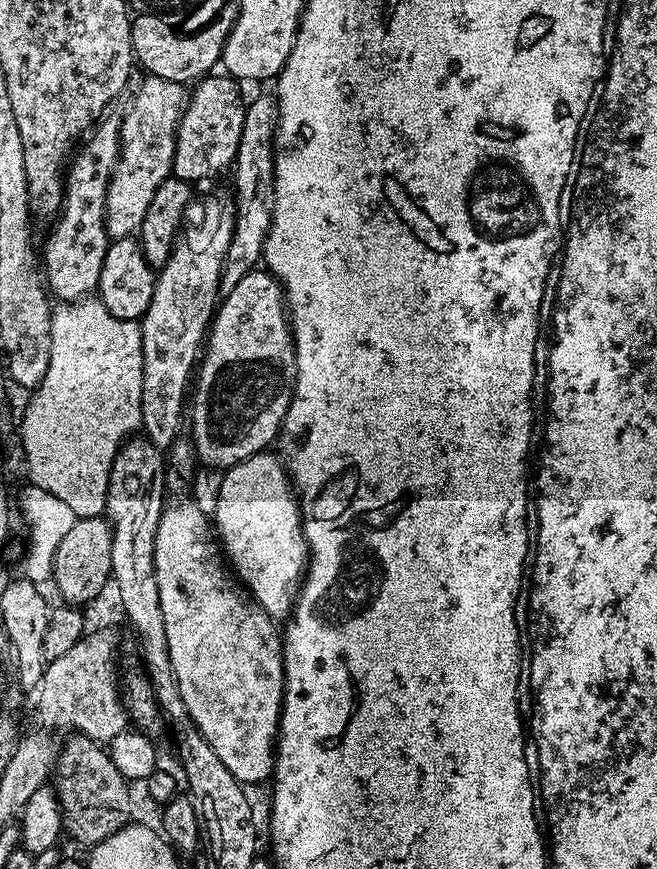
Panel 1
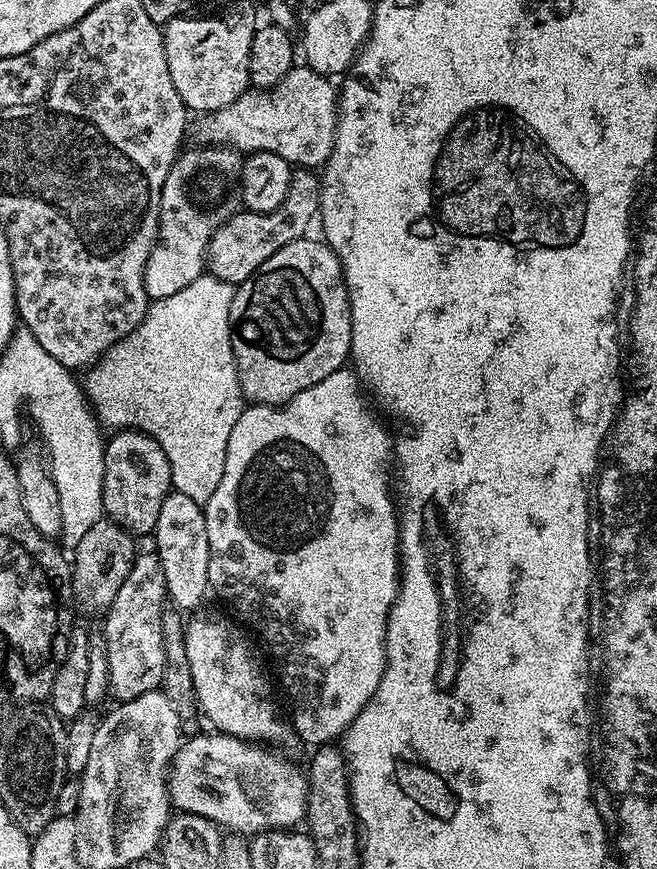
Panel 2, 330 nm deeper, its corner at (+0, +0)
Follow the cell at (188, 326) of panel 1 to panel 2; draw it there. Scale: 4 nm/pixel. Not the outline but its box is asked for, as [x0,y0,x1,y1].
[155,491,210,609]

